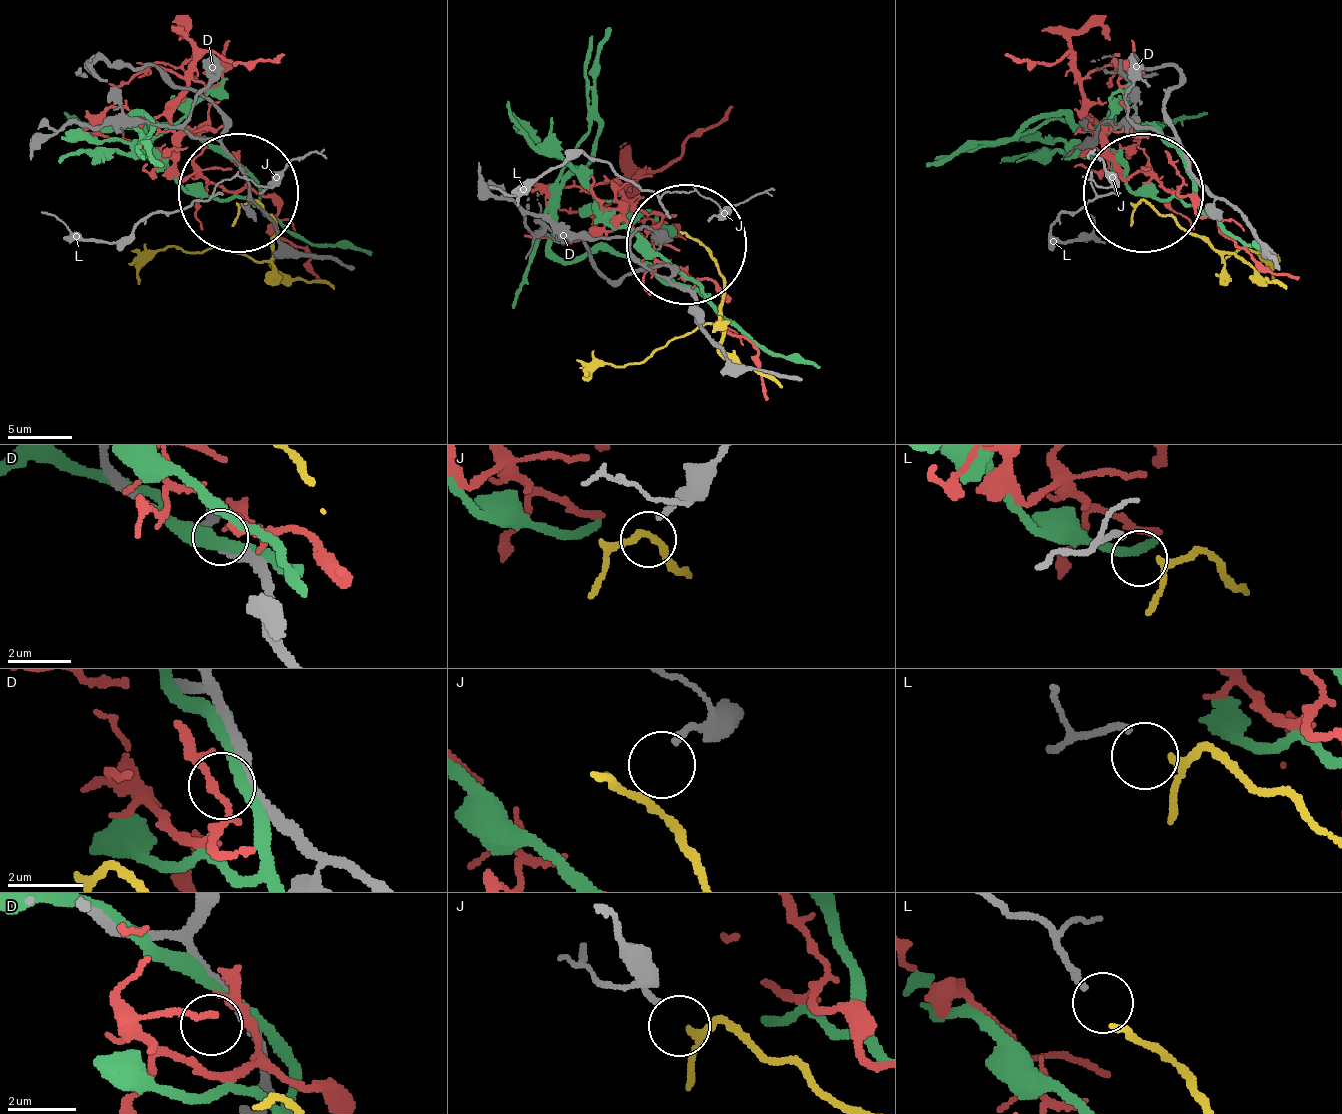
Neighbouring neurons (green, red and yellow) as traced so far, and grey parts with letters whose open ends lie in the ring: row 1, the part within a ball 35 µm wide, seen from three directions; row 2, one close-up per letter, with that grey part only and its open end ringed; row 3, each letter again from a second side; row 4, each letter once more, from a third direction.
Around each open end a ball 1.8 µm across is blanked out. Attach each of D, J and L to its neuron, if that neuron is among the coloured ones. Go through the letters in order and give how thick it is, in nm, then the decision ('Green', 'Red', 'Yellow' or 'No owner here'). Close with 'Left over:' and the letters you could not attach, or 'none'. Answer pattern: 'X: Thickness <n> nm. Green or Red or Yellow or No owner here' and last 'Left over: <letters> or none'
D: Thickness 240 nm. No owner here
J: Thickness 170 nm. No owner here
L: Thickness 190 nm. Yellow
Left over: D, J

